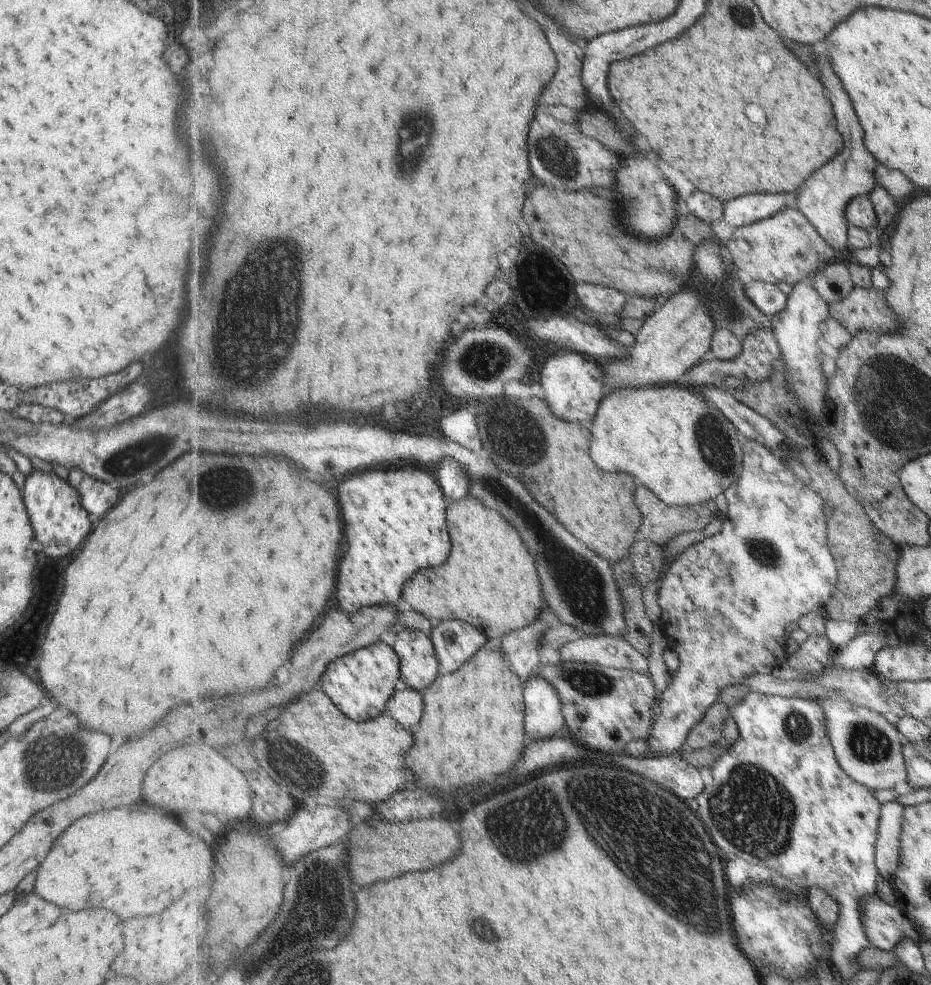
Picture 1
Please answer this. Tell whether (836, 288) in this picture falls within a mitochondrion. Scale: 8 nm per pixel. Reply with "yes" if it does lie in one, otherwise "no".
no

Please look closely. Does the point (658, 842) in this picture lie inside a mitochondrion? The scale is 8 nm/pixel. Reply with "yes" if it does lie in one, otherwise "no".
yes

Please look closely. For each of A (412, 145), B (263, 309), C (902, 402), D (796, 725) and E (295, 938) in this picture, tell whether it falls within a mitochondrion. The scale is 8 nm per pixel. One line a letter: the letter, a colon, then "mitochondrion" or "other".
A: mitochondrion
B: mitochondrion
C: mitochondrion
D: mitochondrion
E: mitochondrion

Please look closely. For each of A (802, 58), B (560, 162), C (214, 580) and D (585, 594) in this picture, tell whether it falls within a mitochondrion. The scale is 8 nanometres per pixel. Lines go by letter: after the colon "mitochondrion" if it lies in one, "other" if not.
A: other
B: mitochondrion
C: other
D: mitochondrion

